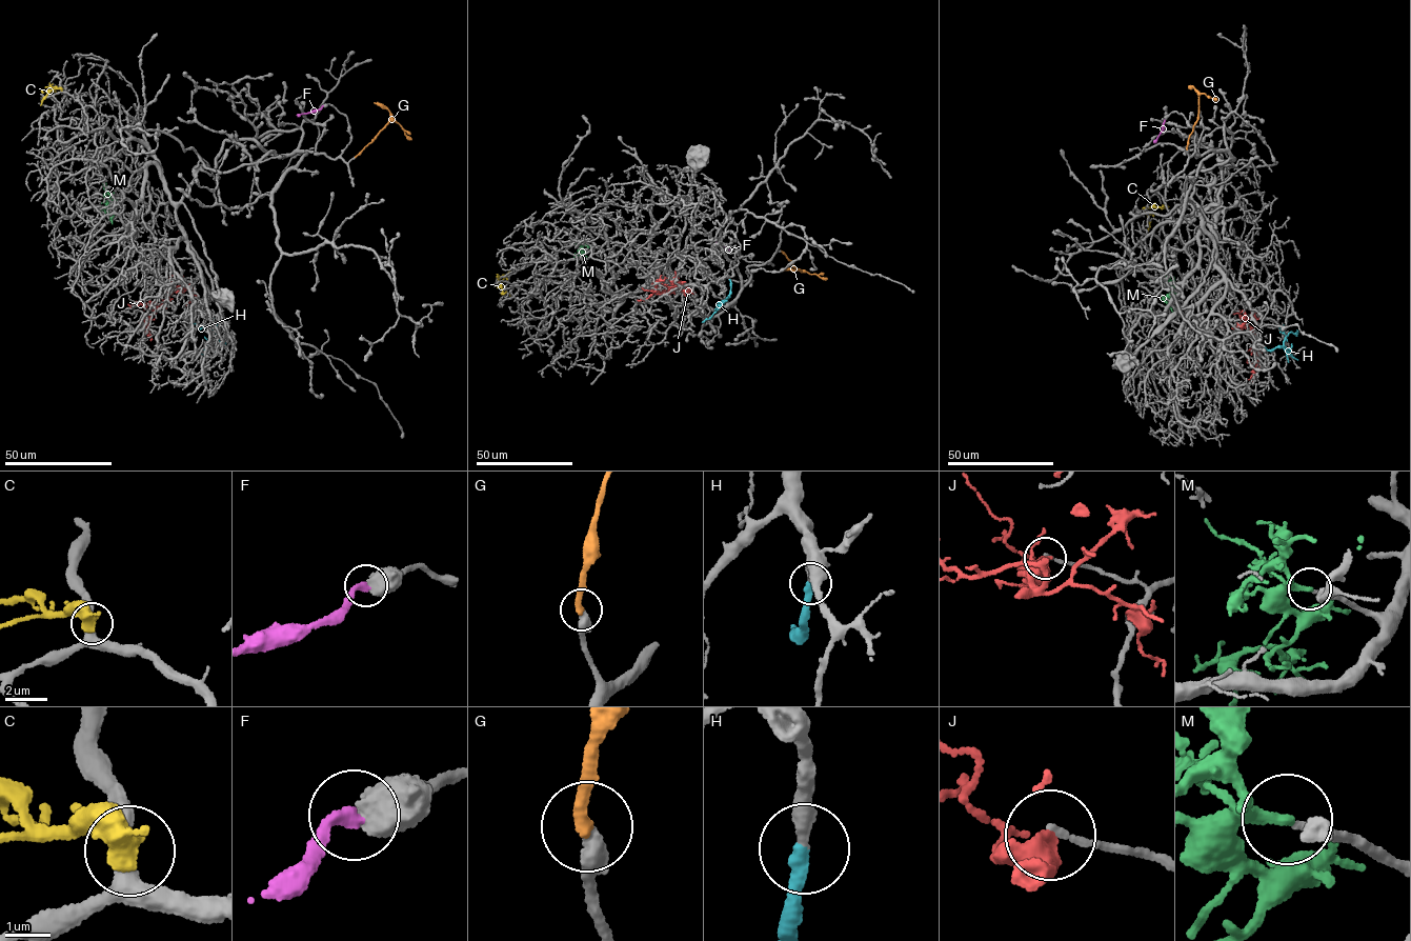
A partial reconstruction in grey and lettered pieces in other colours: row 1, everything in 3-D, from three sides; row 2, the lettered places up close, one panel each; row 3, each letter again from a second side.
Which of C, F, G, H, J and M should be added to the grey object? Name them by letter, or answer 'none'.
F, G, H

